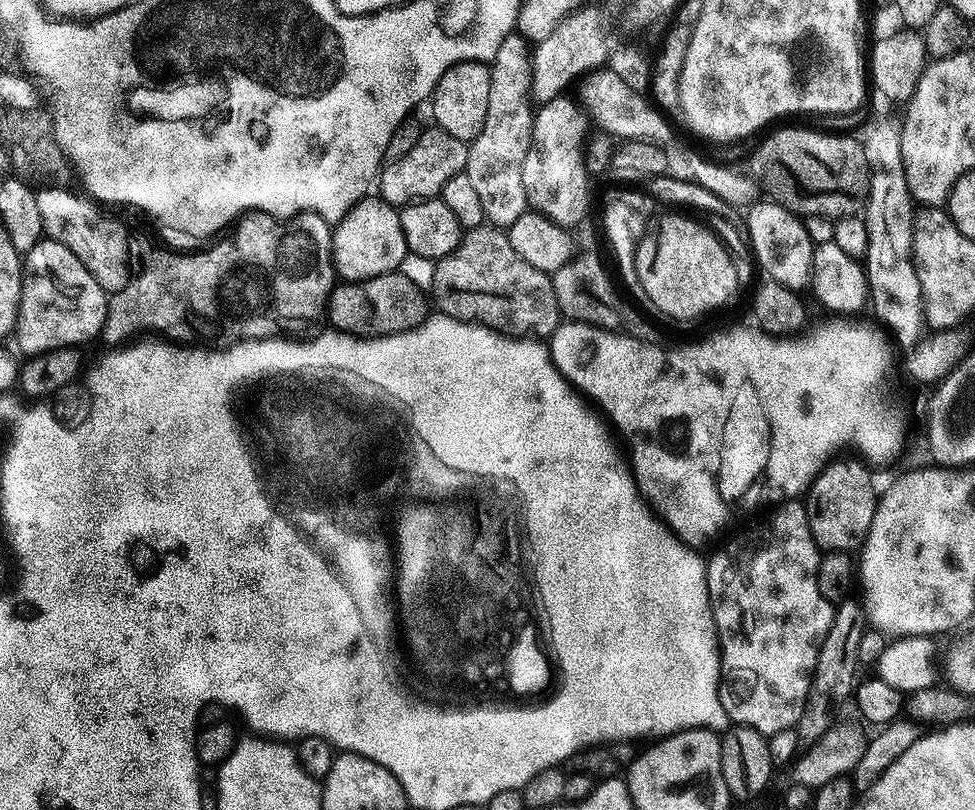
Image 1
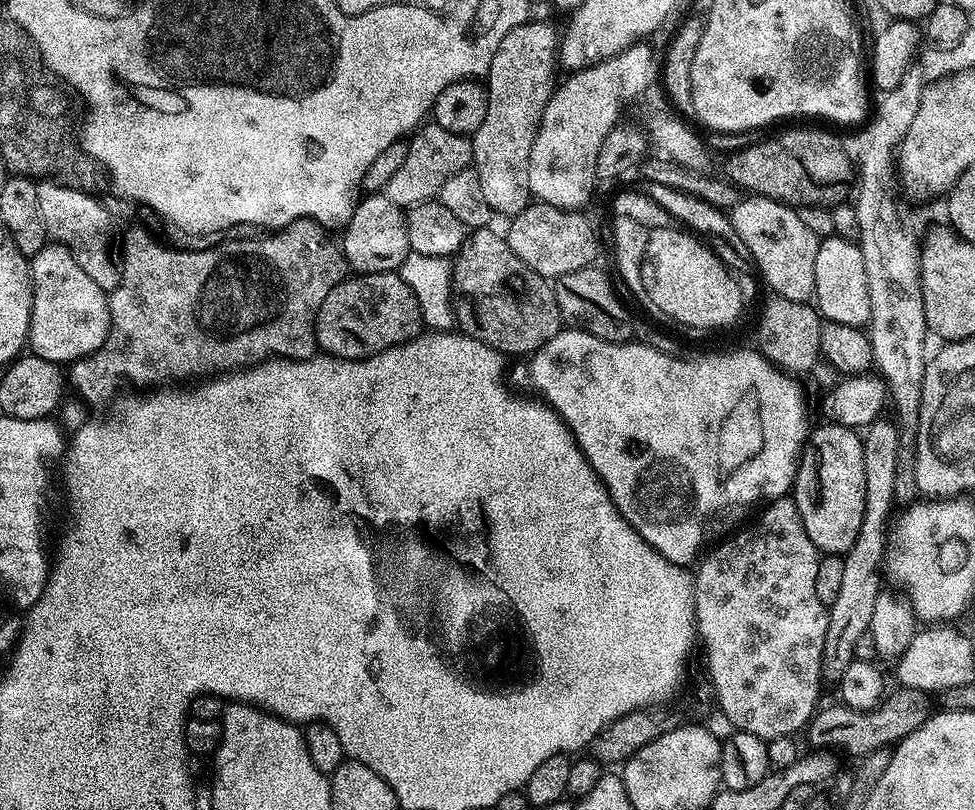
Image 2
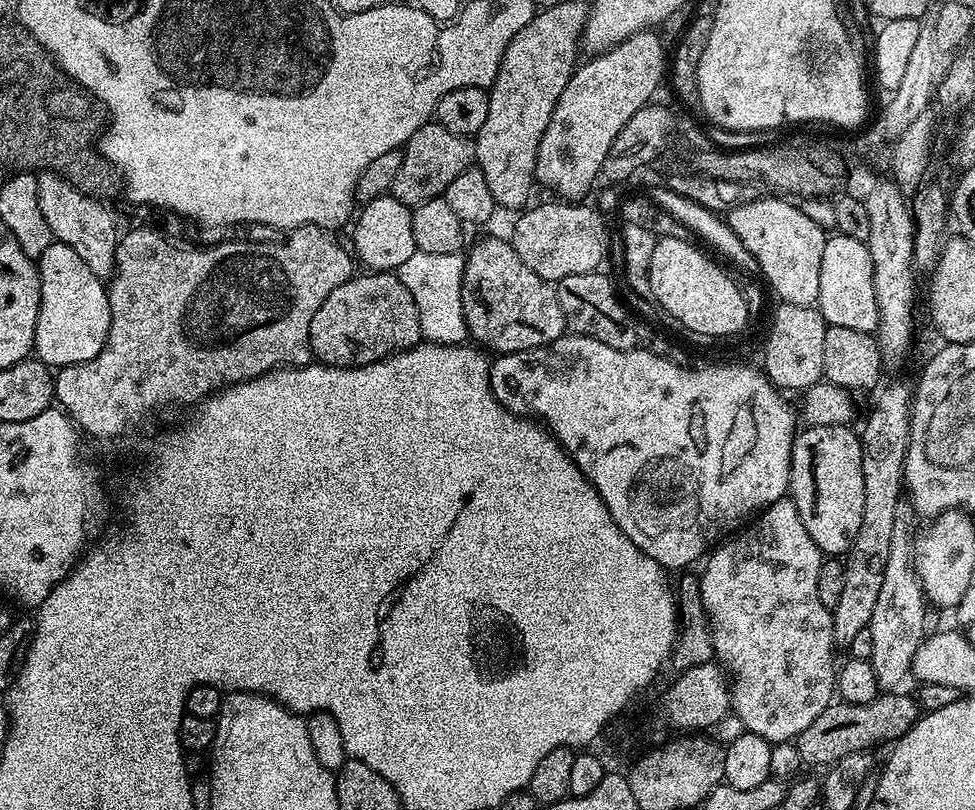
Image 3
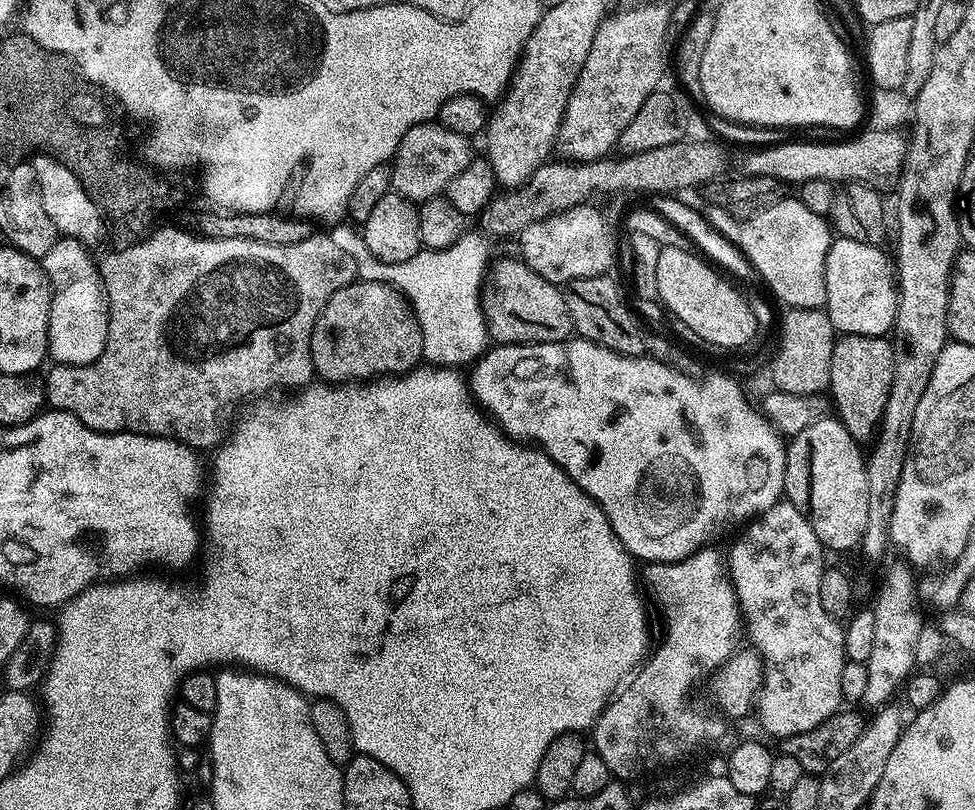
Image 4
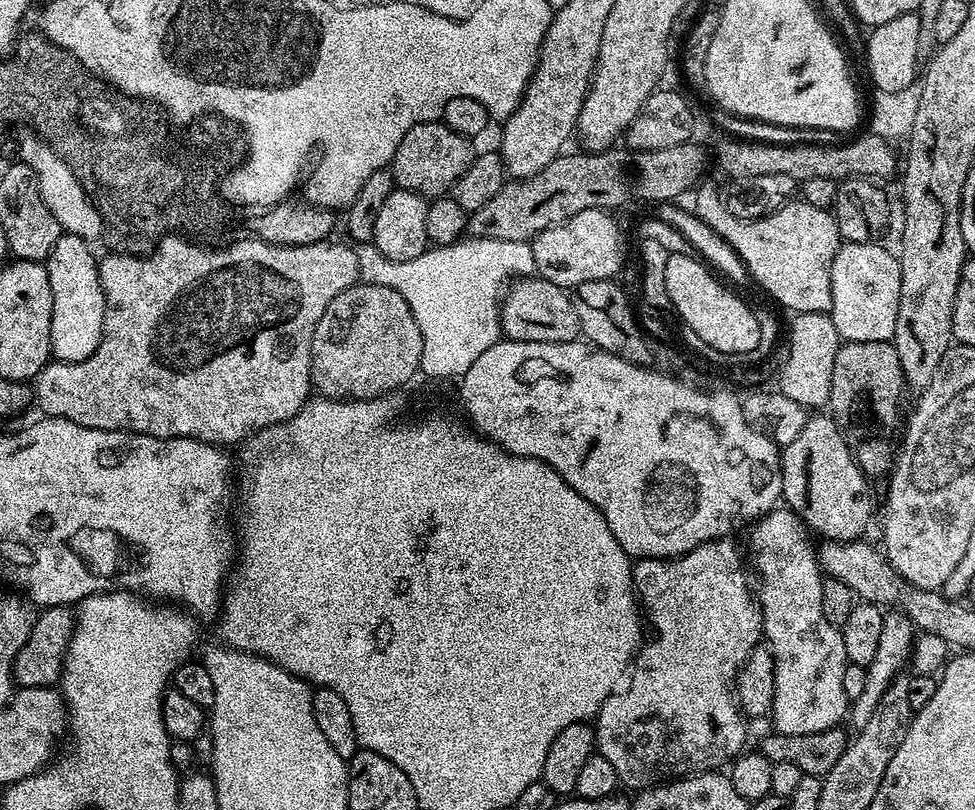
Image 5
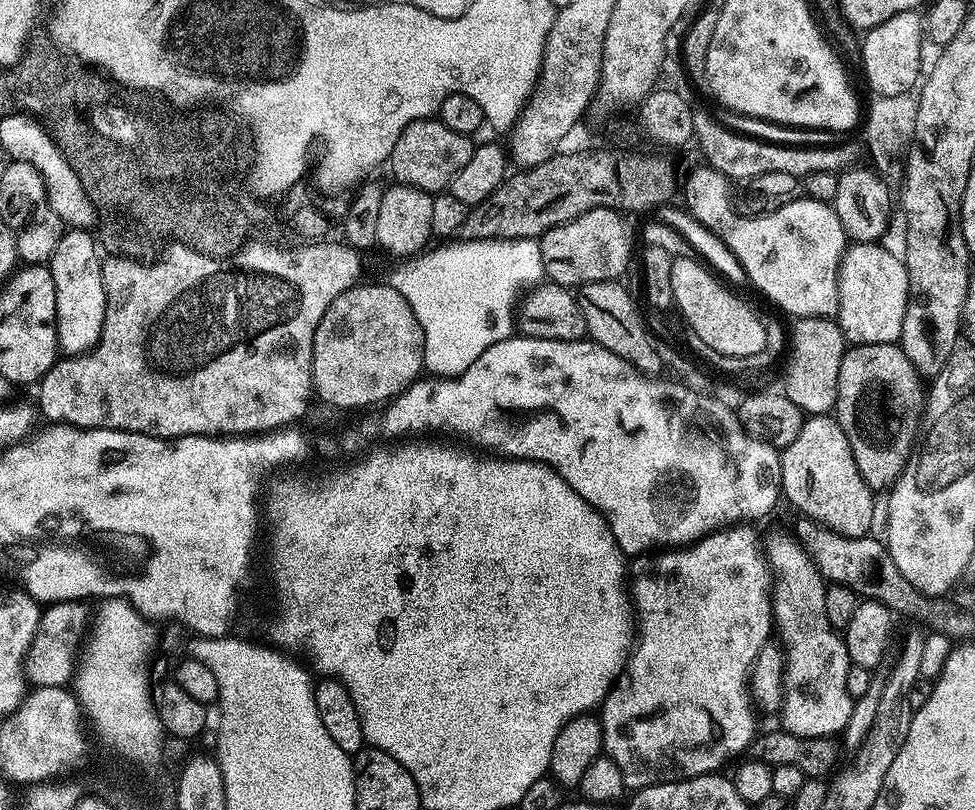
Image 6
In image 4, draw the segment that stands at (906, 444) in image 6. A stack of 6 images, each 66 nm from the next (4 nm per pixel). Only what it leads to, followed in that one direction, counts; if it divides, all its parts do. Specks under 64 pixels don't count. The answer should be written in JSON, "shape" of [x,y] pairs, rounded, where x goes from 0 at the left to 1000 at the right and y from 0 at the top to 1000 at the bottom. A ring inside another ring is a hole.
{"shape":[[[867,415],[857,421],[851,437],[851,472],[848,483],[856,512],[880,546],[895,542],[907,510],[911,481],[917,462],[916,421],[906,415]]]}

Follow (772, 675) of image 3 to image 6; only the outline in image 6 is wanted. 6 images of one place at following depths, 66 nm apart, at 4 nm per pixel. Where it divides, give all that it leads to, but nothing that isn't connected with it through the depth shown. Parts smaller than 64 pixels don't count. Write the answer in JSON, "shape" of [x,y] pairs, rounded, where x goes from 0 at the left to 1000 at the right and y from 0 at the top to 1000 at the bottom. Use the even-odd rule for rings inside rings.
{"shape":[[[815,660],[796,662],[787,668],[786,685],[794,705],[792,759],[808,811],[803,902],[823,911],[856,910],[865,905],[868,891],[872,891],[876,865],[872,852],[868,852],[872,816],[865,784],[855,778],[847,763],[847,717]]]}

